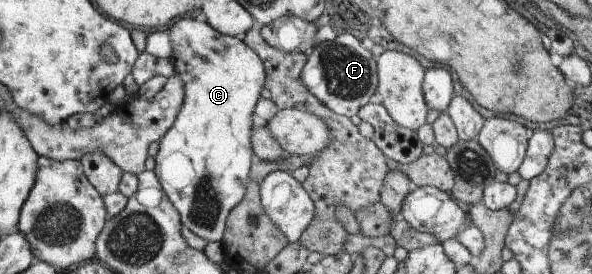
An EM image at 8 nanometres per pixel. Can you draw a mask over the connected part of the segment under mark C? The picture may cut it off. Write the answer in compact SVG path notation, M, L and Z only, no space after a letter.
M178 18L166 31L173 45L175 71L186 84L186 97L182 111L169 133L161 138L159 150L154 157L155 175L161 181L163 191L178 208L182 225L205 241L222 241L225 219L231 210L246 197L245 187L249 181L249 169L253 161L251 151L251 115L258 105L265 81L265 61L240 37L231 37L211 27L207 22L193 18Z

